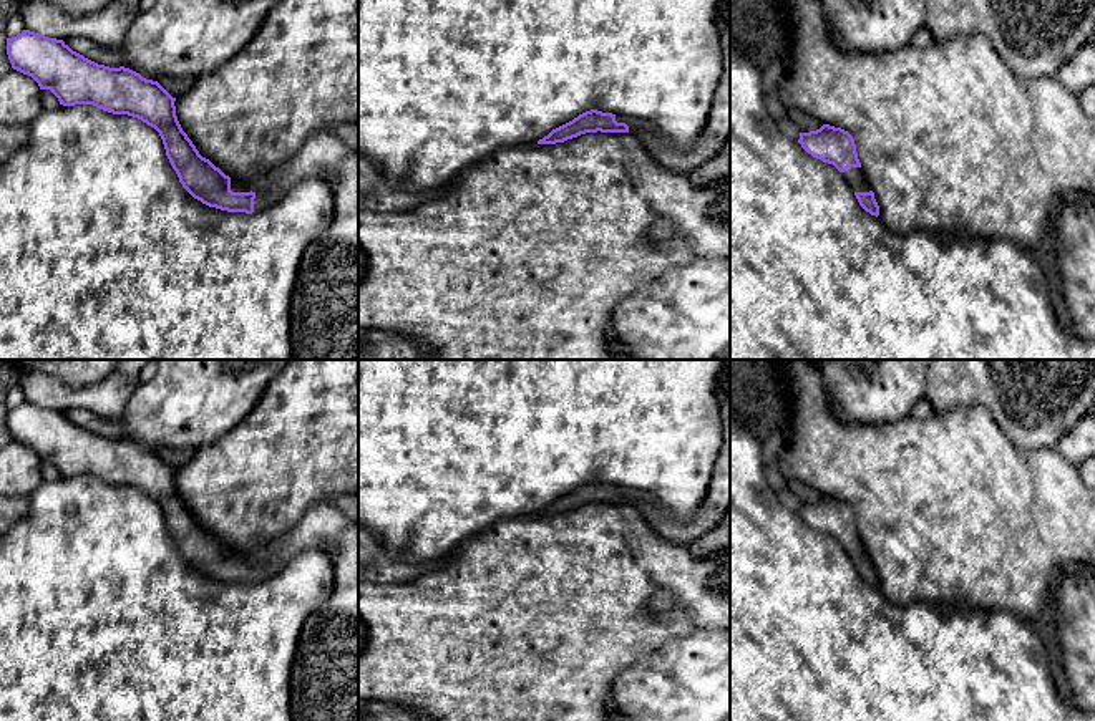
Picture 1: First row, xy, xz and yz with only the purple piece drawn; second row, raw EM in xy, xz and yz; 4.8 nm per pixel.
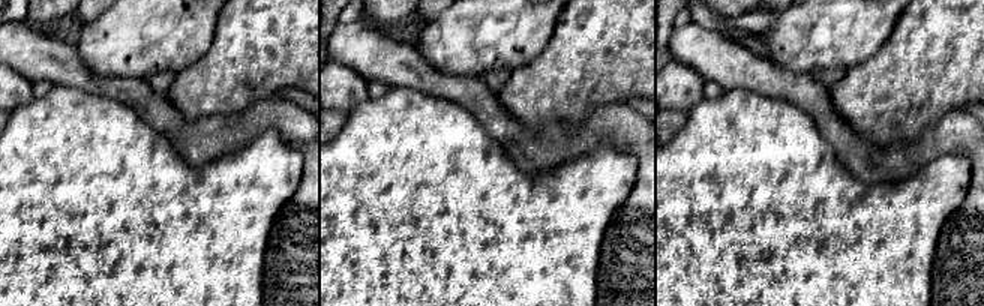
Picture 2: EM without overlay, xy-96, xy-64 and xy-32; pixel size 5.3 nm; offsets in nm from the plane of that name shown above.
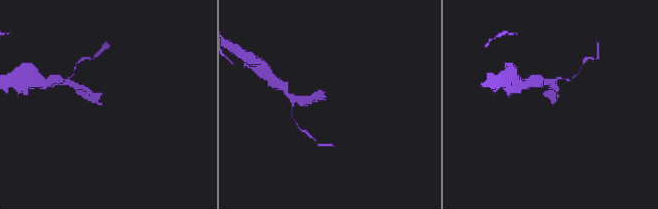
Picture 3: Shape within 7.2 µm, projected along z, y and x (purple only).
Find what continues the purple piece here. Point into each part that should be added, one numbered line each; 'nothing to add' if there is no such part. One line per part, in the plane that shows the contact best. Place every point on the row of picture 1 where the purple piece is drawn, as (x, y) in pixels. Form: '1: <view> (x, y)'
1: xy (324, 314)

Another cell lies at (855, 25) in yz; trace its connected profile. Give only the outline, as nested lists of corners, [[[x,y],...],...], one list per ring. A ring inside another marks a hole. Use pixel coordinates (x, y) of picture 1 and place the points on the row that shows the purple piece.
[[[821,0],[828,17],[830,36],[844,53],[883,53],[911,45],[912,36],[924,28],[929,0]]]

